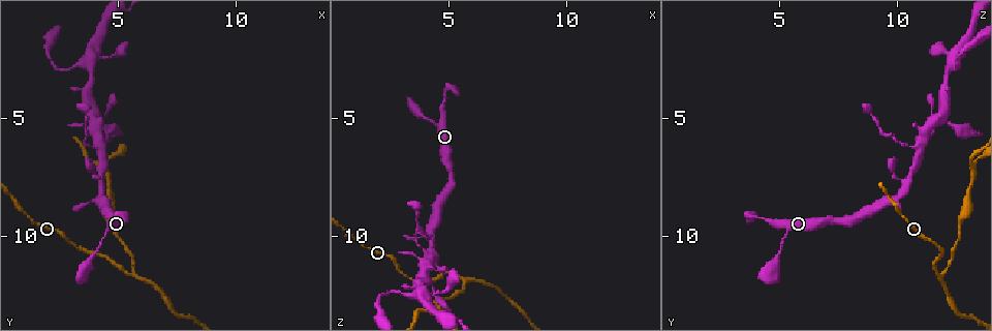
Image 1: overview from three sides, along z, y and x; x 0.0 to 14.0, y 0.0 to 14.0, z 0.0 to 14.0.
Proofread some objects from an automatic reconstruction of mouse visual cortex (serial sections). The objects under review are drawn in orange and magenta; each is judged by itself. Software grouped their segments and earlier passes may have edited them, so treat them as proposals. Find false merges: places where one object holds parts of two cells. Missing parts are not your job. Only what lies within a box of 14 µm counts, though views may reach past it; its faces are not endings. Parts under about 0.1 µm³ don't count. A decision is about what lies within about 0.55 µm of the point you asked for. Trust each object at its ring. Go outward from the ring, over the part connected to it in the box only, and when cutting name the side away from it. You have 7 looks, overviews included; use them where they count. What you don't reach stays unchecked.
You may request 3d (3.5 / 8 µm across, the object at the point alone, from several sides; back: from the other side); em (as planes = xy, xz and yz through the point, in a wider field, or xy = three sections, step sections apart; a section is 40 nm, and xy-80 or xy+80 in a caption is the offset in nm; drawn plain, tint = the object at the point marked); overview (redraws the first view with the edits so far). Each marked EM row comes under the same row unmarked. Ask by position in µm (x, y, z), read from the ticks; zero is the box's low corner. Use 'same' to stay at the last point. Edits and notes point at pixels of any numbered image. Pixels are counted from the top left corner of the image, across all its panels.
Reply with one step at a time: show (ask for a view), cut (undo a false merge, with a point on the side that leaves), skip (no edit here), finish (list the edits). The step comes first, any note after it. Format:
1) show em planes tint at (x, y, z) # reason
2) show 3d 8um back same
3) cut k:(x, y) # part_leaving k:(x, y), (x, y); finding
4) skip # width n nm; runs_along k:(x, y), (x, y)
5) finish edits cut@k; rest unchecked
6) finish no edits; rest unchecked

show 3d 3.5um at (3.1, 2.9, 12.3) # sudden change in width

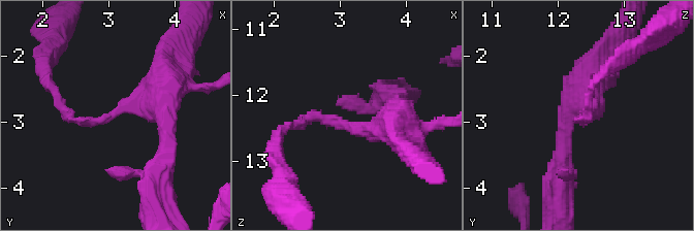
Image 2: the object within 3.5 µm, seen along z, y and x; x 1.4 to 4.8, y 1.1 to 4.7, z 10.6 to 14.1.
show em xy step 5 tint at (3.00, 2.90, 12.40) # arm_widths 150, 400 nm

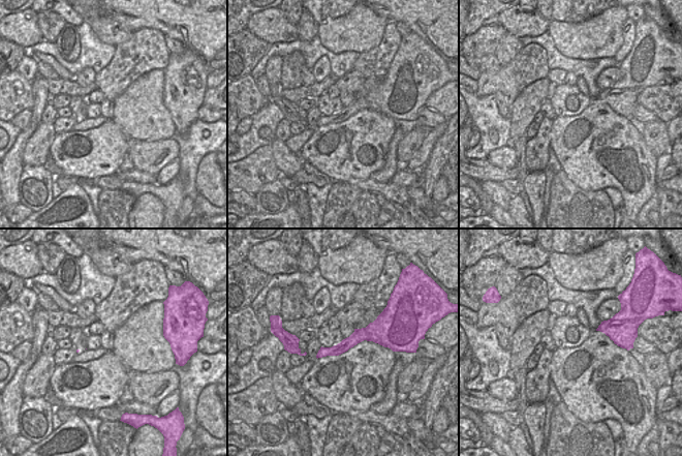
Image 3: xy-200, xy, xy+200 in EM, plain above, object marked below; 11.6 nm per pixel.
skip # runs_along 2:(162, 106), (76, 122), (55, 93); all the same cell

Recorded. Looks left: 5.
show 3d 3.5um at (4.4, 5.5, 12.5)

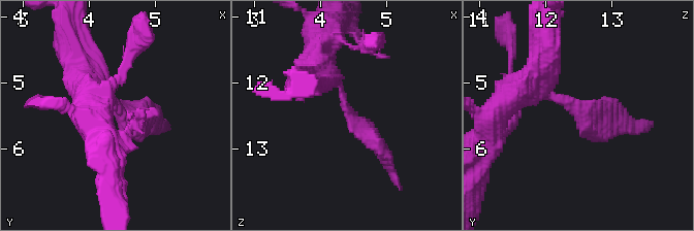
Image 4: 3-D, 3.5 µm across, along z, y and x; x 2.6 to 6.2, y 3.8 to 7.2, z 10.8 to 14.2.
show em planes tint at (4.40, 5.40, 12.50)

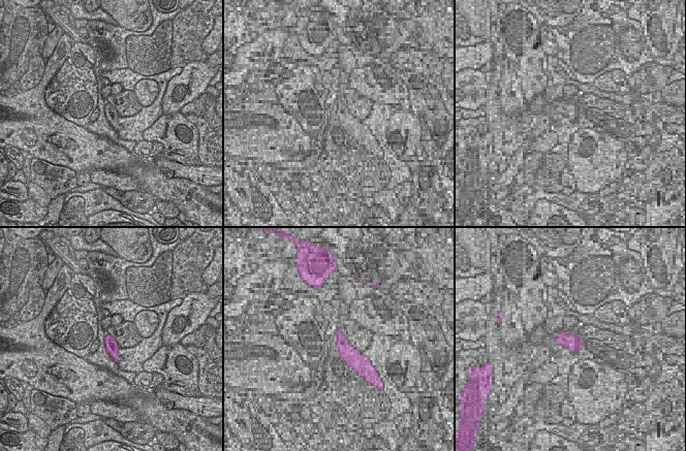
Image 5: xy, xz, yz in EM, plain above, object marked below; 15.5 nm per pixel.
skip # runs_along 4:(317, 62), (387, 165); one cell here

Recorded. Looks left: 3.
show 3d 3.5um at (5.6, 11.6, 11.7)

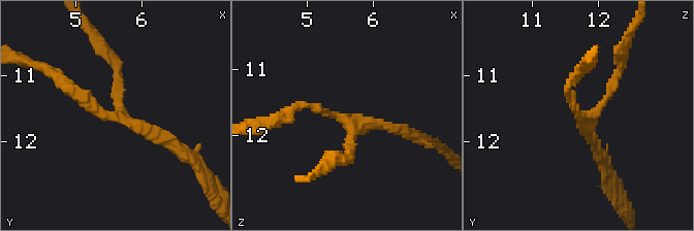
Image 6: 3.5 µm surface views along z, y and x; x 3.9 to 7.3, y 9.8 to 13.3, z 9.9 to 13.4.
skip # runs_along 6:(295, 107), (308, 104), (349, 123), (346, 157); continuous, no second cell

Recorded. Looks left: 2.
finish no edits; rest unchecked

